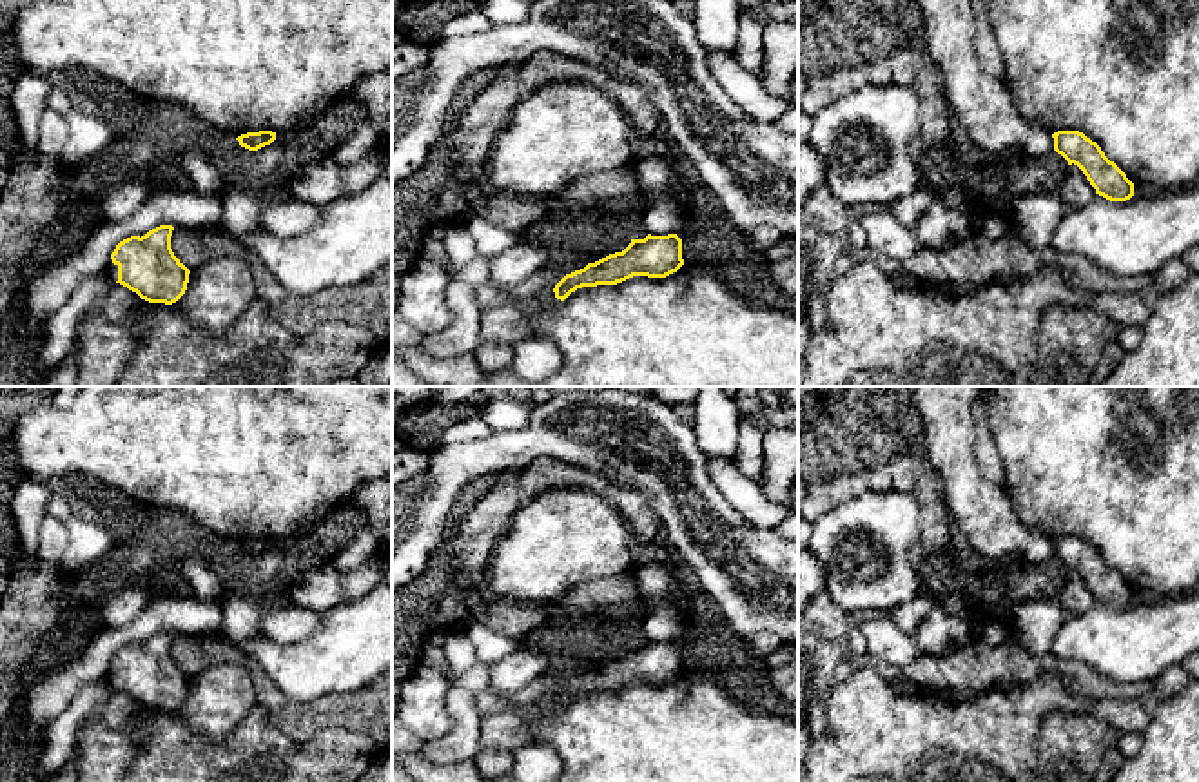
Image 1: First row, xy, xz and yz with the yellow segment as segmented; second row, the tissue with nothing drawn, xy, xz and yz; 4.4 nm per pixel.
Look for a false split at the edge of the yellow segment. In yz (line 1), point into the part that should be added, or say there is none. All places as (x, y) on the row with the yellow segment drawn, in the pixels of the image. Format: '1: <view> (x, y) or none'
1: none

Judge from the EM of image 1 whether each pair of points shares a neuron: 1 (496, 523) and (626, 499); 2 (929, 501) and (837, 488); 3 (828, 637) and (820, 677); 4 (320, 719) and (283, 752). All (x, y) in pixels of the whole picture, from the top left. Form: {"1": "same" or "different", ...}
{"1": "same", "2": "same", "3": "same", "4": "different"}

